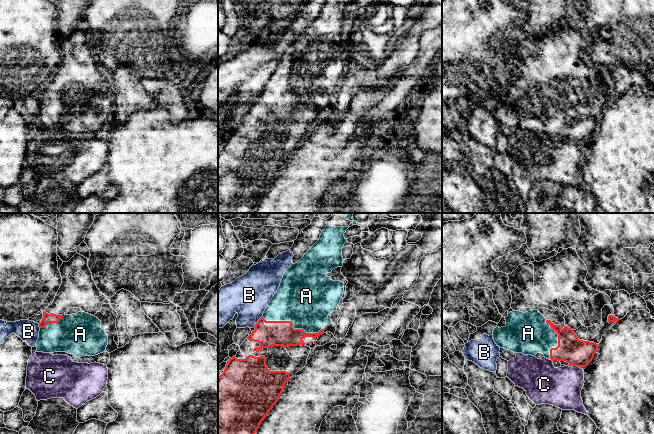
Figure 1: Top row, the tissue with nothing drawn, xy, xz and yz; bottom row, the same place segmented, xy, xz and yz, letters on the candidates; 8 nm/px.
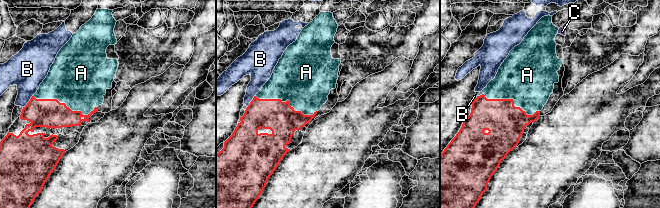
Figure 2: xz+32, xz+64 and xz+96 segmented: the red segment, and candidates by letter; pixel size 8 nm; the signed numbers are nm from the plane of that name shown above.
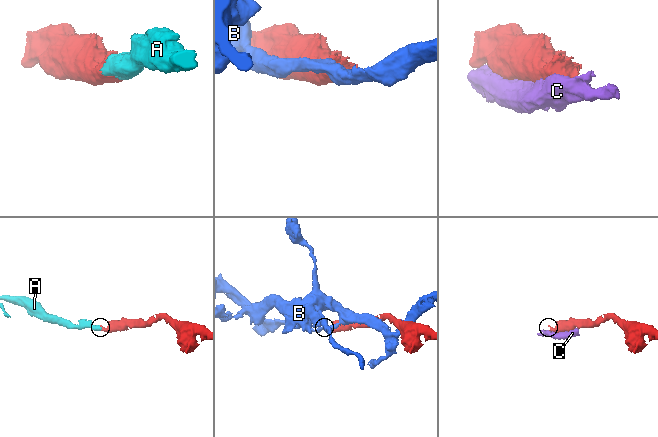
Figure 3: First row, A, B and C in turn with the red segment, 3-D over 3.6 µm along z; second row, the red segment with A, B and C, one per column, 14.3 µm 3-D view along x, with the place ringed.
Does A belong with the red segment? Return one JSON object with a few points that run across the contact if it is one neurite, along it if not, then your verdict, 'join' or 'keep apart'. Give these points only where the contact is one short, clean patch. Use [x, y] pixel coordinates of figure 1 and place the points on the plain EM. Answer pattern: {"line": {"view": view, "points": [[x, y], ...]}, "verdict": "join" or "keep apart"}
{"verdict": "join"}

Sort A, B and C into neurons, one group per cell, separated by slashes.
A / B / C

